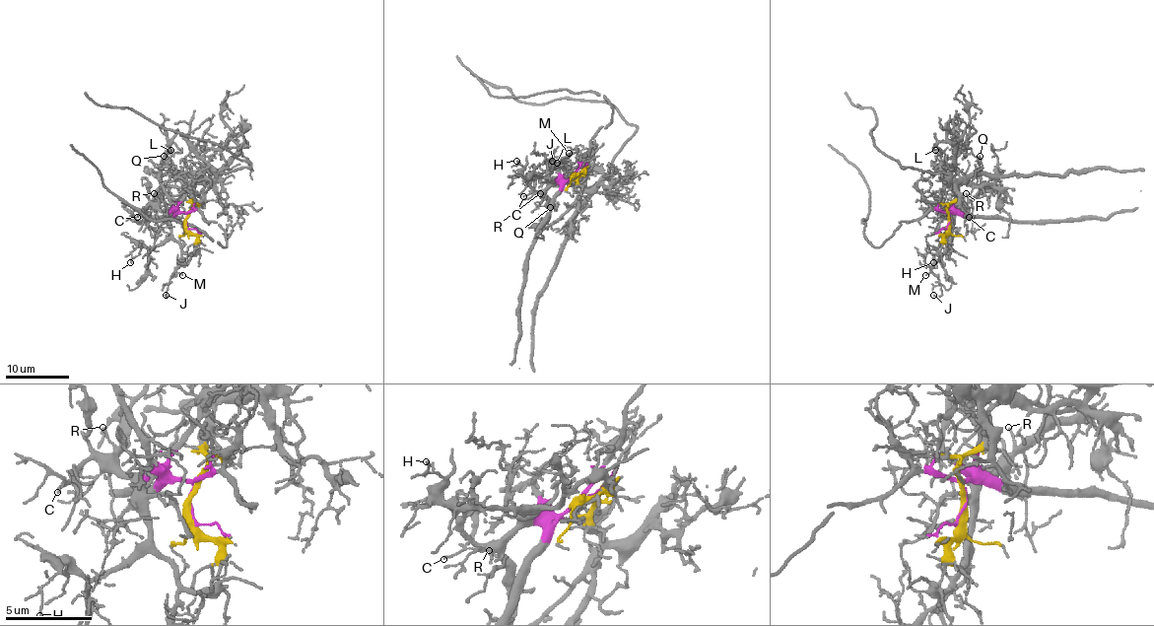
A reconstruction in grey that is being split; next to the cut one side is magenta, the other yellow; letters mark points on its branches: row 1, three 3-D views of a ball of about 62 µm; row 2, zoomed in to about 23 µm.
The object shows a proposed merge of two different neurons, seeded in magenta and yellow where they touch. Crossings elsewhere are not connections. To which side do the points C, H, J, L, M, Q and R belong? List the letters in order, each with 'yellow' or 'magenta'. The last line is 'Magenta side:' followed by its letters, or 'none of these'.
C: magenta
H: magenta
J: magenta
L: magenta
M: magenta
Q: magenta
R: magenta
Magenta side: C, H, J, L, M, Q, R

